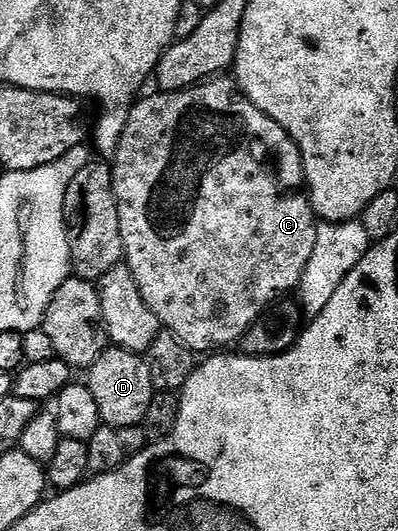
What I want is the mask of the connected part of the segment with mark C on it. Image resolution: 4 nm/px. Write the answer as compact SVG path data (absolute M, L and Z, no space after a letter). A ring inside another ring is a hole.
M212 78L212 79L210 79L210 80L204 80L204 81L203 81L203 83L201 83L201 84L195 84L195 85L194 85L194 86L193 86L193 87L191 87L191 88L187 88L187 89L185 89L185 90L184 90L184 91L183 91L183 92L161 92L161 91L156 91L156 92L155 92L155 93L154 93L154 95L155 95L155 96L147 96L147 95L144 95L144 96L143 96L143 97L142 97L142 99L140 99L140 100L139 100L139 101L138 101L138 103L136 103L136 104L135 104L135 105L134 105L134 107L132 107L132 110L131 110L131 113L130 113L130 114L129 114L129 118L128 118L128 119L127 119L127 125L126 125L126 126L125 126L125 130L124 130L124 131L123 131L123 137L122 137L122 138L121 138L121 142L120 142L120 143L119 143L119 148L118 148L118 150L116 150L116 151L115 151L115 154L114 154L114 157L113 157L113 171L114 171L114 174L115 174L115 197L116 197L116 198L117 198L117 214L118 214L118 215L119 215L119 221L120 221L120 222L121 222L121 238L122 238L122 239L123 239L123 254L124 254L124 257L125 257L125 263L126 263L126 265L127 265L127 267L128 267L128 268L131 268L131 269L132 269L132 270L133 270L133 278L137 278L137 282L138 282L138 283L139 283L139 289L140 289L140 290L141 290L141 294L142 294L142 295L143 295L143 297L144 297L144 298L145 298L145 302L146 302L146 303L147 303L147 305L148 305L148 306L149 306L149 310L153 310L153 314L157 314L157 318L158 318L158 319L159 319L159 322L160 322L160 325L162 325L162 327L163 327L163 328L164 328L164 329L166 329L166 331L169 331L169 332L172 332L172 334L174 334L174 335L175 335L175 336L176 336L176 337L177 337L177 338L178 338L178 340L180 340L180 342L182 342L182 344L184 344L184 346L185 346L185 347L186 347L186 348L190 348L190 349L191 349L191 351L192 351L192 352L194 352L194 353L196 353L196 354L202 354L202 352L207 352L207 353L203 353L203 354L211 354L211 353L214 353L214 352L215 352L215 351L216 351L216 350L227 350L227 349L230 349L230 348L227 348L227 347L229 347L229 346L230 346L230 344L235 344L235 345L238 345L238 344L239 344L239 343L240 343L240 341L242 341L242 339L243 339L243 336L244 336L244 335L245 335L245 333L246 333L246 332L248 332L248 331L249 331L249 329L250 329L250 328L252 328L252 327L253 327L253 326L254 326L254 325L255 325L255 324L256 324L256 323L257 323L257 321L259 321L259 320L260 320L260 319L261 319L261 317L262 317L262 316L263 316L263 315L264 315L264 313L266 313L266 311L267 311L267 309L268 309L268 308L270 308L270 307L272 307L272 305L274 305L274 304L275 304L275 303L276 303L276 302L279 302L279 301L282 301L282 300L283 300L283 299L284 299L284 296L285 296L285 294L291 294L291 293L294 293L294 292L295 292L295 291L296 291L296 289L298 289L298 287L299 287L299 283L300 283L300 282L301 282L301 278L302 278L302 277L303 277L303 275L304 275L304 274L305 274L305 266L309 266L309 257L311 257L311 255L313 255L313 246L314 246L314 245L315 245L315 243L316 243L316 242L317 242L317 230L318 230L318 229L319 229L319 224L318 224L318 223L317 223L317 217L316 217L316 215L315 215L315 211L313 211L313 209L311 209L311 202L310 202L310 199L308 199L308 197L307 197L307 196L306 196L306 195L303 195L303 196L286 196L286 194L285 194L285 193L283 193L283 188L282 188L282 186L281 186L281 185L279 185L279 180L280 180L280 182L281 182L281 183L283 183L283 184L284 184L284 186L285 186L285 187L287 187L287 188L295 188L295 187L297 187L297 186L298 186L298 184L299 184L299 187L300 187L300 185L302 185L302 184L303 184L303 183L304 183L304 180L305 180L305 177L304 177L304 175L303 175L303 155L302 155L302 154L300 154L300 152L299 152L299 148L298 148L298 146L297 146L297 145L295 145L295 140L294 140L294 138L293 138L293 137L292 137L292 136L291 136L291 135L289 135L289 133L287 133L287 132L286 132L286 130L284 130L284 129L283 129L283 128L282 128L282 126L281 126L281 125L279 125L279 124L278 124L278 123L277 123L277 122L273 122L273 118L269 118L269 117L268 117L268 116L267 116L267 115L265 115L265 114L264 114L264 112L262 112L262 111L261 111L261 110L257 110L257 106L253 106L253 102L252 102L252 101L251 101L251 99L249 99L249 97L247 97L247 96L246 96L246 94L244 94L244 93L243 93L243 92L242 92L242 90L241 90L241 89L240 89L240 88L239 88L239 86L238 86L238 83L236 83L236 81L235 81L235 80L234 80L234 79L231 79L231 78ZM267 159L271 159L271 160L275 160L275 172L276 172L276 174L277 174L277 175L279 175L279 180L278 180L278 178L277 178L277 177L275 177L275 176L274 176L274 174L273 174L273 173L271 173L271 168L270 168L270 166L269 166L269 165L267 165Z

